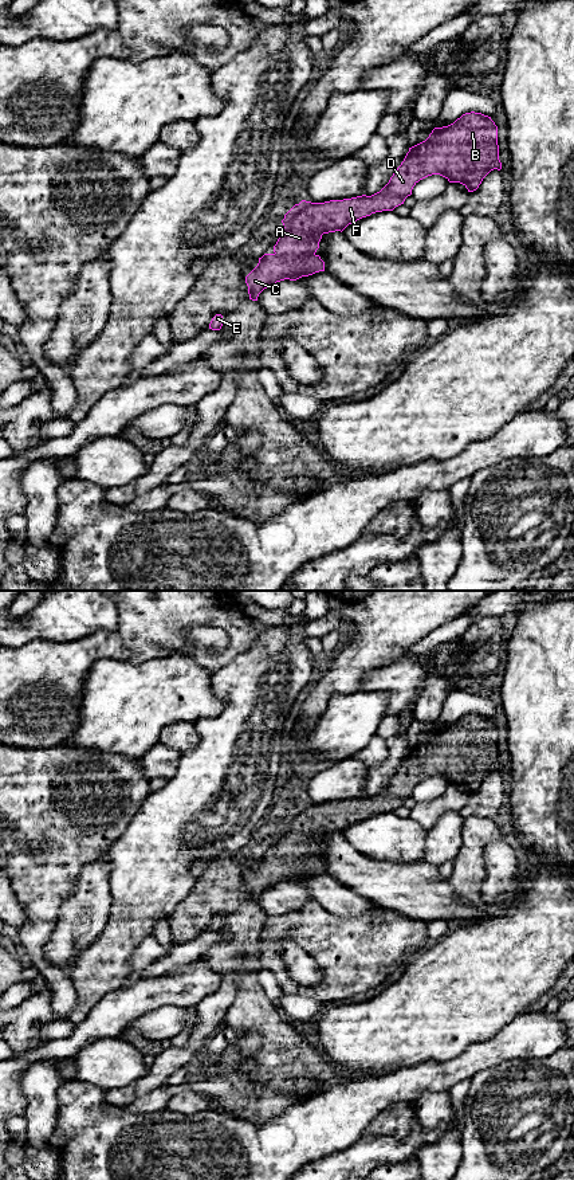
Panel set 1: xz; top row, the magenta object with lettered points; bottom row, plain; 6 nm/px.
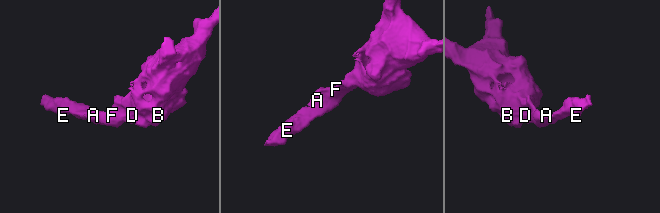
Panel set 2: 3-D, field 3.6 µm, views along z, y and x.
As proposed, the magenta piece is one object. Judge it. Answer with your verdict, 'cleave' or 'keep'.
keep

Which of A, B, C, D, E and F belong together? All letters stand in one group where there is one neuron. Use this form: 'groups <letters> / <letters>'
groups A B C D E F

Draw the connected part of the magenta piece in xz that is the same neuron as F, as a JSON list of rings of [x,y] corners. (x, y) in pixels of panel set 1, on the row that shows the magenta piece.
[[[471,111],[448,126],[435,128],[425,141],[409,148],[380,192],[295,204],[282,220],[284,228],[274,252],[259,258],[257,266],[245,277],[249,299],[257,301],[259,294],[276,282],[325,271],[325,262],[315,254],[323,234],[342,232],[349,224],[371,213],[393,211],[404,204],[420,180],[440,175],[473,192],[494,169],[500,170],[502,162],[498,126],[491,117]]]

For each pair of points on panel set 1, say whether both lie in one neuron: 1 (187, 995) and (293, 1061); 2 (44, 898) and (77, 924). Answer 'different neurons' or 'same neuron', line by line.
1: different neurons
2: different neurons

